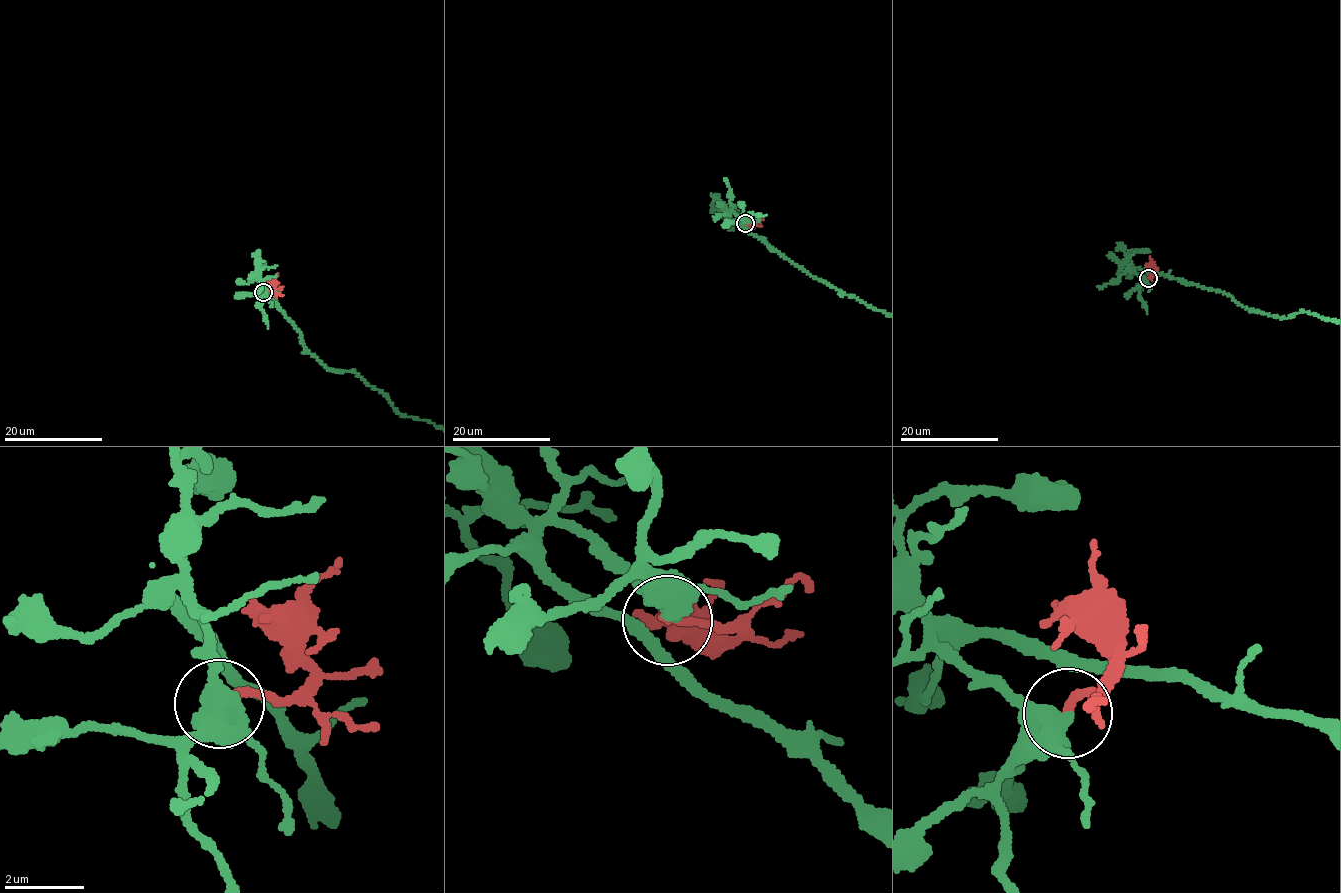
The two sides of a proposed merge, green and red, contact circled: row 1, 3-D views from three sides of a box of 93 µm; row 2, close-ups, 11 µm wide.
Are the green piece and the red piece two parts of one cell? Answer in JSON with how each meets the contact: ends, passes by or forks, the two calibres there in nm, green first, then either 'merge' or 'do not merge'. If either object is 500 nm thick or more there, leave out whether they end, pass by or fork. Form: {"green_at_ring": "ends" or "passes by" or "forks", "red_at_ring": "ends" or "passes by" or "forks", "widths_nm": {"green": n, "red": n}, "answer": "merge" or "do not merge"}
{"widths_nm": {"green": 550, "red": 220}, "answer": "do not merge"}

